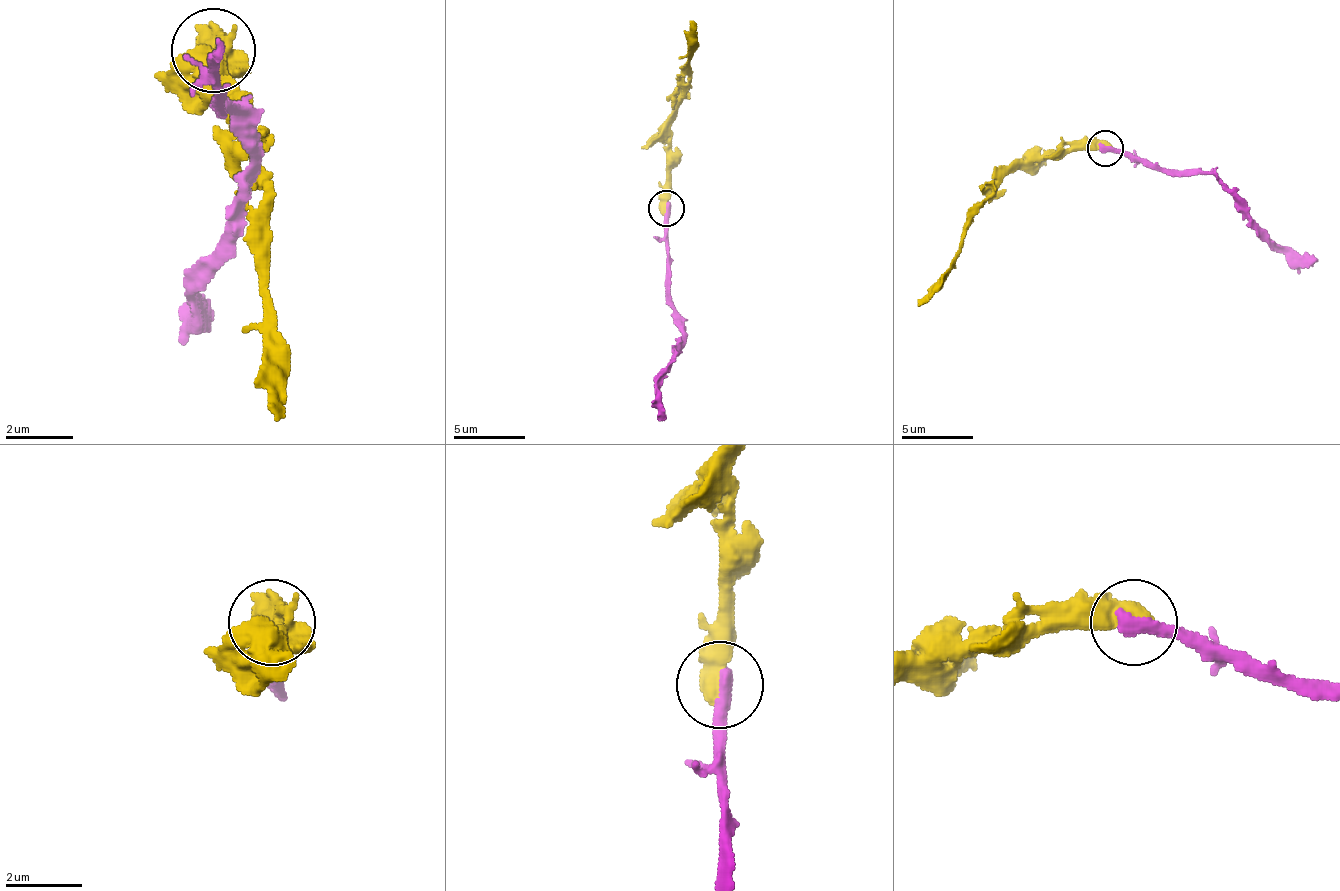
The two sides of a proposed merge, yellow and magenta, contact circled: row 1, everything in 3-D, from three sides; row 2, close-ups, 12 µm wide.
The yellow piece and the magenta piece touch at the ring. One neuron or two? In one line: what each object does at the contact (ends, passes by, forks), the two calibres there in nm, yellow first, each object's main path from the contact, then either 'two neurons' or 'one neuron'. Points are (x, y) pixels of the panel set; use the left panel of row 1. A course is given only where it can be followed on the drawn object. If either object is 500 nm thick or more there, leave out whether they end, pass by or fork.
calibres 700 and 360 nm; course yellow (215, 52), (266, 322), (274, 423); course magenta (215, 52), (215, 103), (232, 111), (249, 212), (198, 279), (215, 313); one neuron

